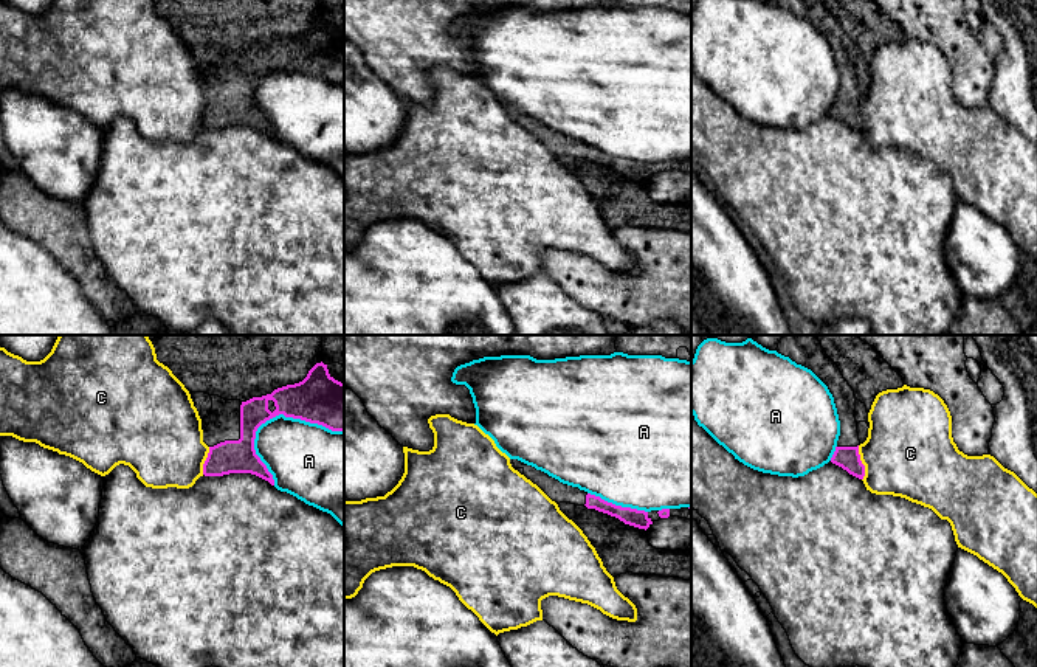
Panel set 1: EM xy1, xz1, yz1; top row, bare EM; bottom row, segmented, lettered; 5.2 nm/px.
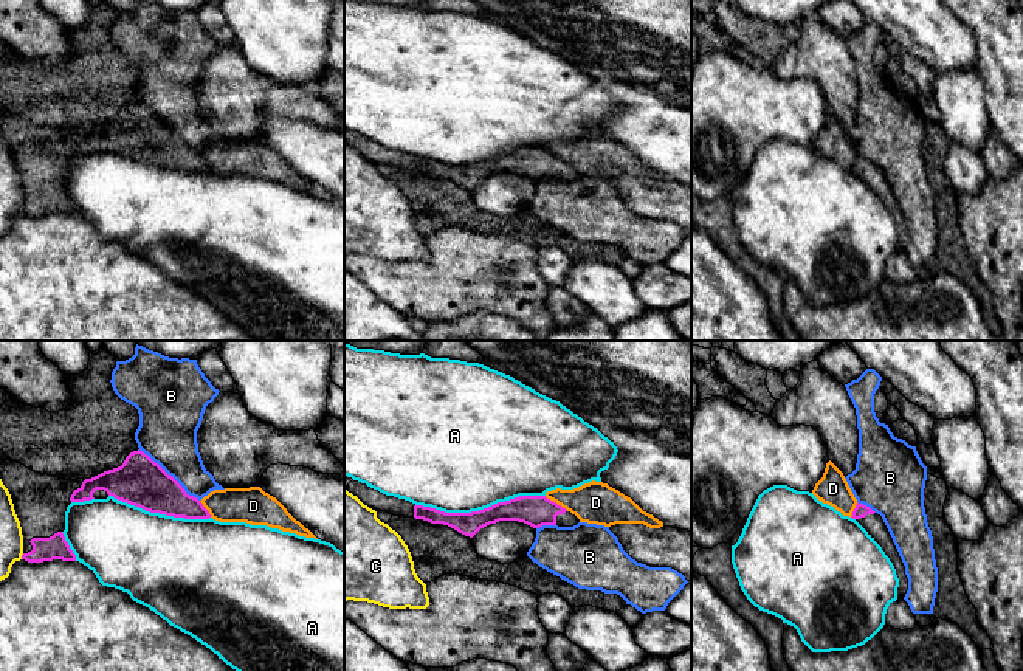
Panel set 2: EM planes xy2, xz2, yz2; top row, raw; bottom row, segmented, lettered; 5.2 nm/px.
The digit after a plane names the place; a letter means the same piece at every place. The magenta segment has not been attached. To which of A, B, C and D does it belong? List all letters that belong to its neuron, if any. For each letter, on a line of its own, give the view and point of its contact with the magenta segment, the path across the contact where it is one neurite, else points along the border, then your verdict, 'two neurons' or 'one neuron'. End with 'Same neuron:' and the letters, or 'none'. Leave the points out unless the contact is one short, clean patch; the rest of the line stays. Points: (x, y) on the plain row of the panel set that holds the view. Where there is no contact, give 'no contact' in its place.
A: meets magenta in xy1 at (290, 69); two neurons
B: meets magenta in xy2 at (168, 127); two neurons
C: meets magenta in yz1 at (861, 115); border along yz1 (857, 98), (864, 118), (862, 132); two neurons
D: meets magenta in xz2 at (555, 155); two neurons
Same neuron: none

